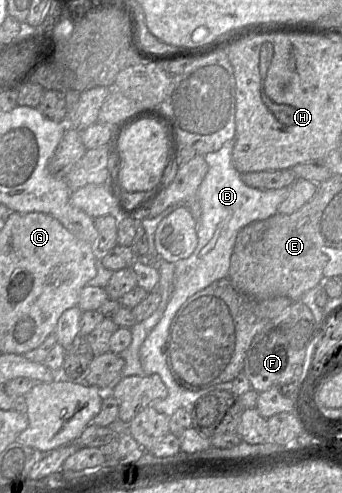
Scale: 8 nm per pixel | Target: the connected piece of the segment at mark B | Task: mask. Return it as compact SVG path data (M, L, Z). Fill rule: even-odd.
M231 139L219 150L204 155L208 171L198 188L198 202L202 215L197 230L197 246L189 257L175 263L174 287L170 299L160 321L150 331L140 348L140 361L144 373L158 374L167 386L167 397L153 403L153 408L168 417L180 408L184 408L191 414L194 403L206 392L232 391L232 382L218 383L203 390L190 390L191 387L183 386L176 381L166 365L170 357L170 350L167 347L169 328L174 315L189 297L213 282L228 277L230 258L239 231L252 222L265 220L275 215L279 205L289 193L289 187L259 189L246 185L241 179L241 173L236 170L232 162L234 144L235 140Z

